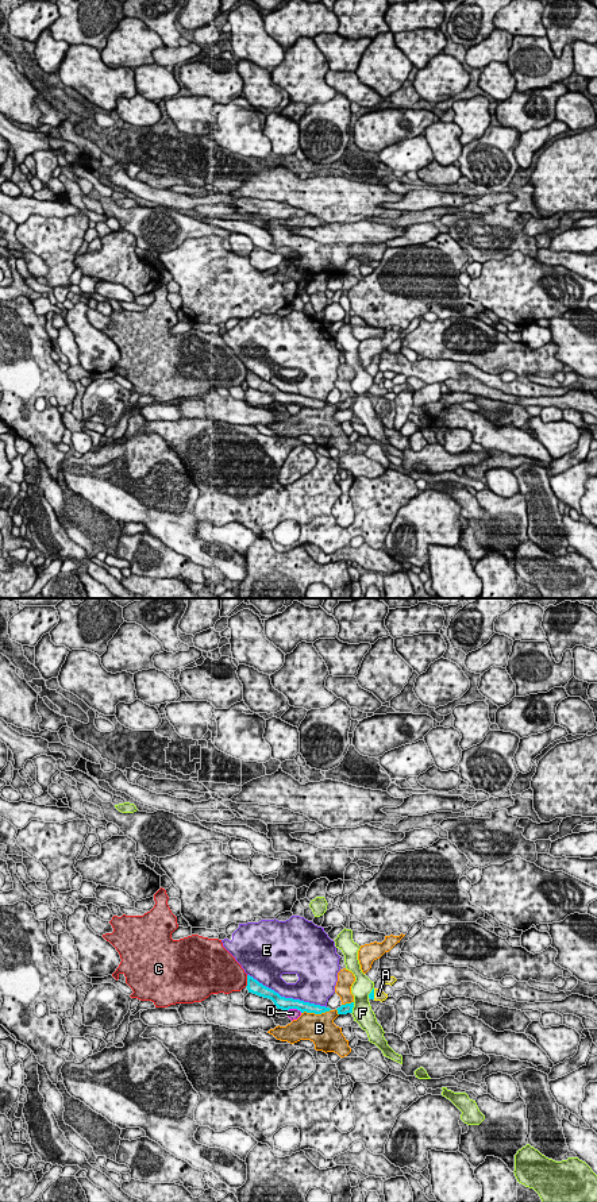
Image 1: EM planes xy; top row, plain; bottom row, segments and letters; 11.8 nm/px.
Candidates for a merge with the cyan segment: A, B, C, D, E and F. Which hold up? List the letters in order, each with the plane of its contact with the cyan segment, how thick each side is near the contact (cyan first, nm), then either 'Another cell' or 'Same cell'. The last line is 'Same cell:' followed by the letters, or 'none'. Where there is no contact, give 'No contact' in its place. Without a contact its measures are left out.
A: Touches cyan in xy. Thickness 60 nm (cyan) against 130 nm. Same cell
B: Touches cyan in xy. Thickness 130 nm (cyan) against 360 nm. Another cell
C: Touches cyan in xy. Thickness 160 nm (cyan) against 400 nm. Another cell
D: Touches cyan in xy. Thickness 160 nm (cyan) against 130 nm. Another cell
E: Touches cyan in xy. Thickness 160 nm (cyan) against 280 nm. Another cell
F: Touches cyan in xy. Thickness 120 nm (cyan) against 240 nm. Another cell
Same cell: A

